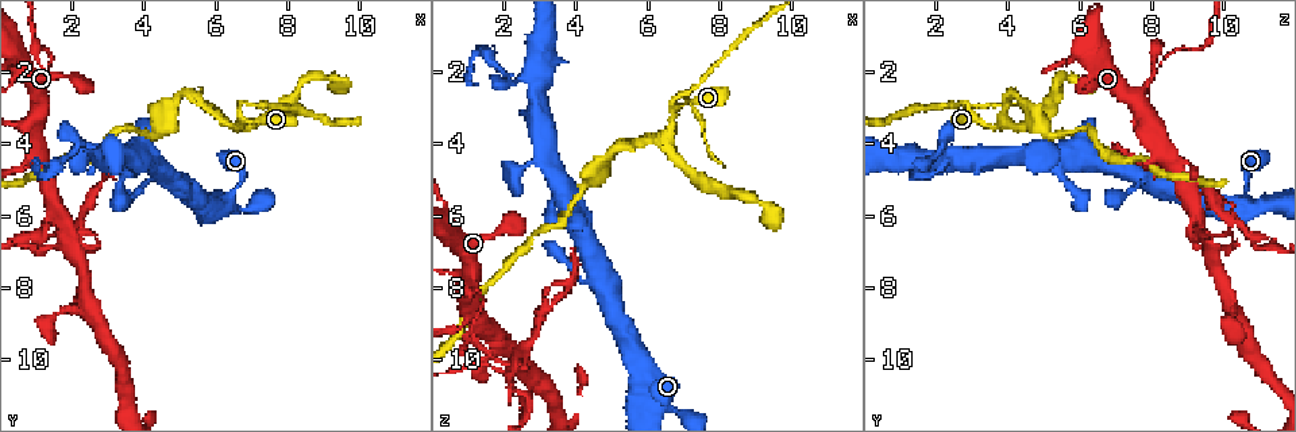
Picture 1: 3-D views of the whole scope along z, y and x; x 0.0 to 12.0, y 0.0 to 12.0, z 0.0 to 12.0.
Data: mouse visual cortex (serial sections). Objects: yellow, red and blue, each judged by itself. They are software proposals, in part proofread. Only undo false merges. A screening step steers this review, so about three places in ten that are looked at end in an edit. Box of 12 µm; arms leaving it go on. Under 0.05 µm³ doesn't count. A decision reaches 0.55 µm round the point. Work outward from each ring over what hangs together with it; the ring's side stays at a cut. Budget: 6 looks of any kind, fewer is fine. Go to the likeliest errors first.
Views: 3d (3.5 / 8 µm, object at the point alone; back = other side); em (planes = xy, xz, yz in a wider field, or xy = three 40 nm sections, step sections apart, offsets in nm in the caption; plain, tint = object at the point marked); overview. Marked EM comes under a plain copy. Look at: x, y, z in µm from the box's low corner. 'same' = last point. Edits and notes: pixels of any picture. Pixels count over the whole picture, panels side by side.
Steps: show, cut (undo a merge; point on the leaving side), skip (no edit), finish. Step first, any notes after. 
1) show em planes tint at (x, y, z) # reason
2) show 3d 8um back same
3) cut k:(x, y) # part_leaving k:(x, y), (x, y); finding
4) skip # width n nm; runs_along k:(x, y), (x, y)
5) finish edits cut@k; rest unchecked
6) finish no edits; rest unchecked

show 3d 3.5um at (1.5, 1.8, 8.3) # a narrow waist

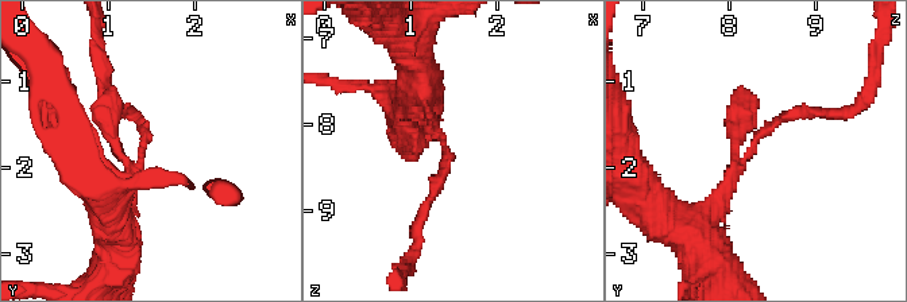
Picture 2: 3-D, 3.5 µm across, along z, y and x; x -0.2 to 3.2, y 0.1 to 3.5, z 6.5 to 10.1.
show em xy step 5 tint at (1.40, 1.85, 8.25) # now the EM

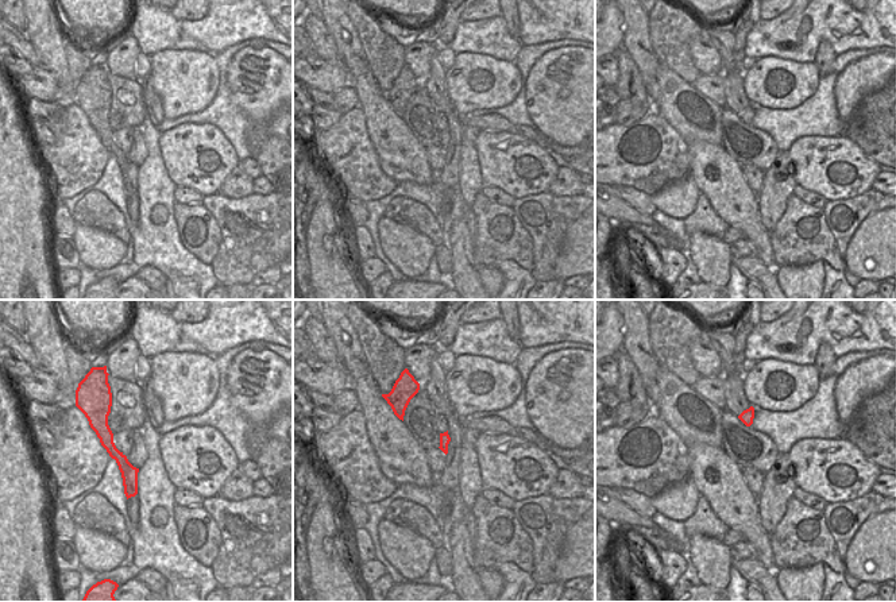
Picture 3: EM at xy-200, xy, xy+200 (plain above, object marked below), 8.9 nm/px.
cut 2:(136, 116) # part_leaving 2:(748, 155), (783, 117), (852, 109); a second cell is stuck on

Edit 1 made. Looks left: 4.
show 3d 3.5um at (6.6, 3.1, 3.0) # three arms meet

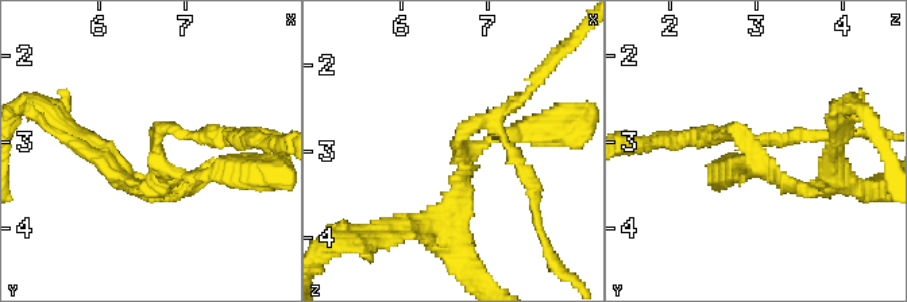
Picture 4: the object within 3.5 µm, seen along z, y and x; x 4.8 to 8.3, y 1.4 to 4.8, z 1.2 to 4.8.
show em xy step 3 tint at (6.60, 3.10, 2.95)

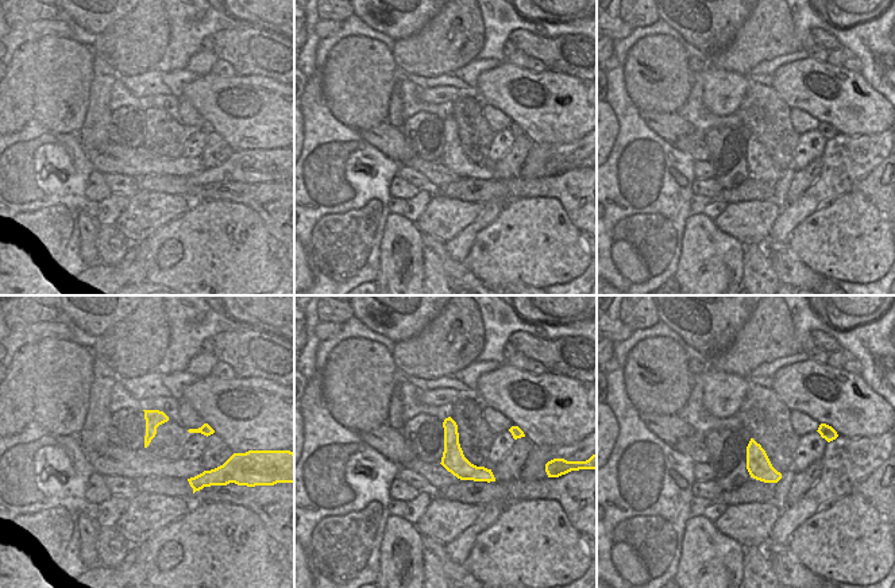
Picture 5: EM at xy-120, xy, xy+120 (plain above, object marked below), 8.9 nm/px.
skip # runs_along 4:(736, 171), (757, 171), (751, 142), (709, 138); one cell here

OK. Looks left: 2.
finish edits cut@2; rest unchecked

